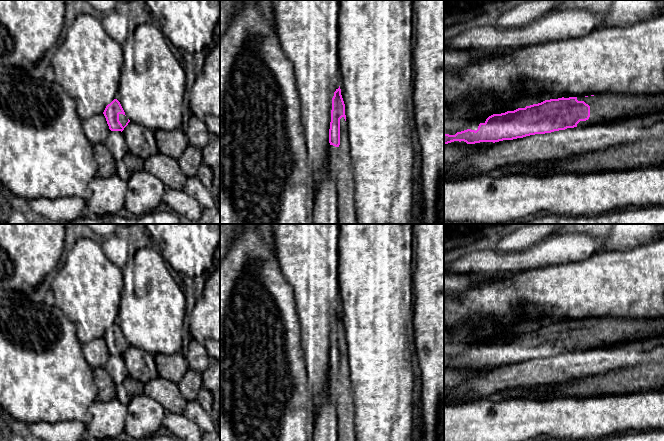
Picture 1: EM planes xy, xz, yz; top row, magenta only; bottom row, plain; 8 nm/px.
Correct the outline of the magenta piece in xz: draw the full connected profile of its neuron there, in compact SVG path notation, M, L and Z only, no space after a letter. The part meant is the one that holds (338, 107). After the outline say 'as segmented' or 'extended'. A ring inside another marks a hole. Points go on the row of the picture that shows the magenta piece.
M340 86L332 98L329 143L338 148L331 160L338 196L338 224L357 224L355 181L350 156L345 104Z; extended

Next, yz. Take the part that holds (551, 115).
M603 95L569 97L545 100L538 104L518 108L501 114L489 116L484 123L480 123L478 129L467 129L457 132L455 135L444 134L444 145L454 141L464 141L467 144L480 142L499 142L513 140L535 134L545 134L554 131L577 127L580 122L588 120L621 118L631 116L651 116L664 113L664 95L632 96L632 95Z; extended

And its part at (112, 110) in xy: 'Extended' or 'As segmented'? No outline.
Extended

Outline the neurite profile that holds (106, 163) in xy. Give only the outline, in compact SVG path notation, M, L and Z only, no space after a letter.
M103 143L93 145L94 158L98 164L97 175L110 177L116 174L116 160Z

